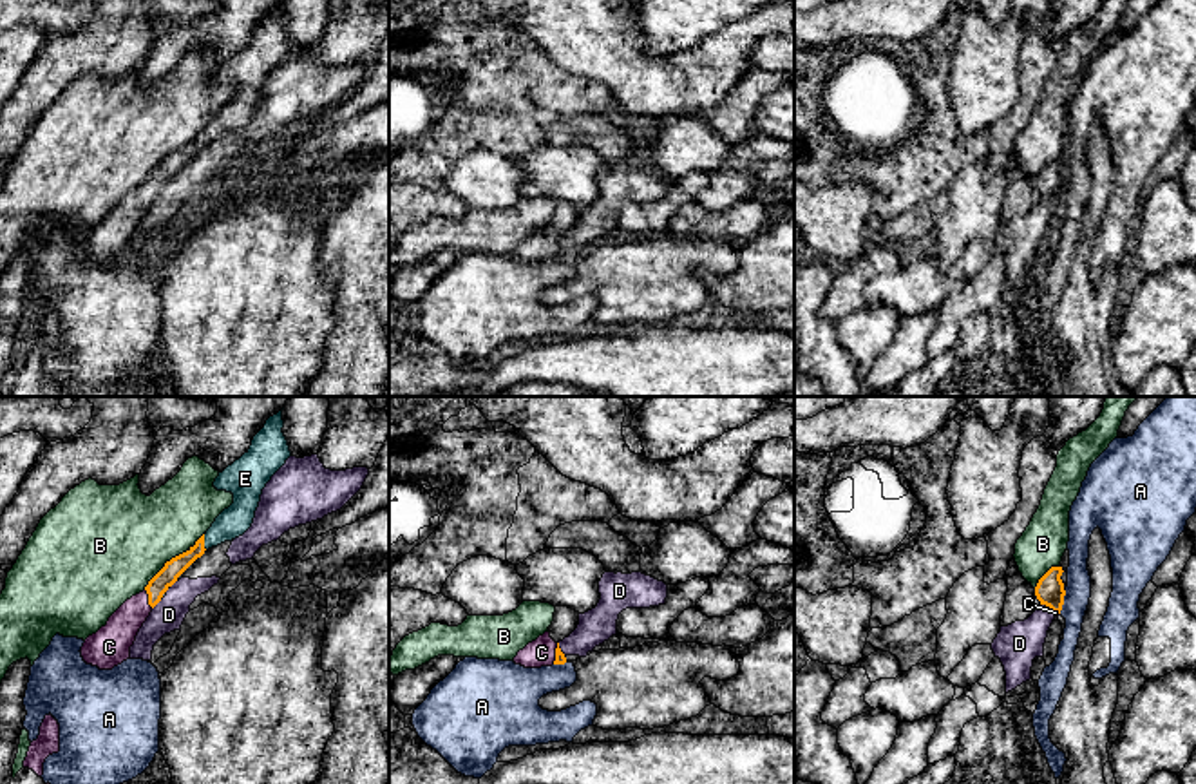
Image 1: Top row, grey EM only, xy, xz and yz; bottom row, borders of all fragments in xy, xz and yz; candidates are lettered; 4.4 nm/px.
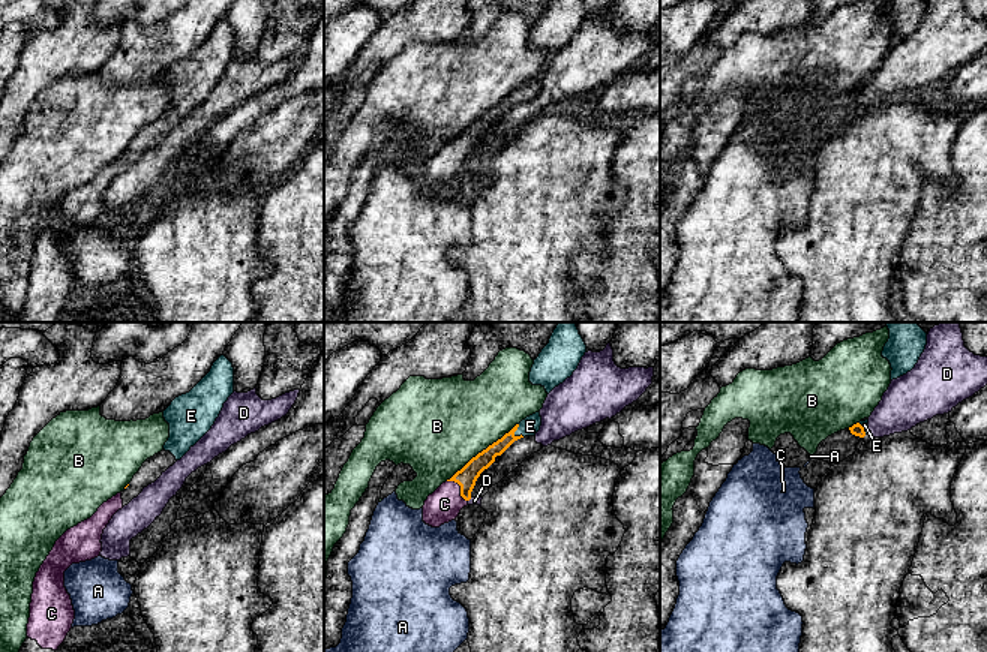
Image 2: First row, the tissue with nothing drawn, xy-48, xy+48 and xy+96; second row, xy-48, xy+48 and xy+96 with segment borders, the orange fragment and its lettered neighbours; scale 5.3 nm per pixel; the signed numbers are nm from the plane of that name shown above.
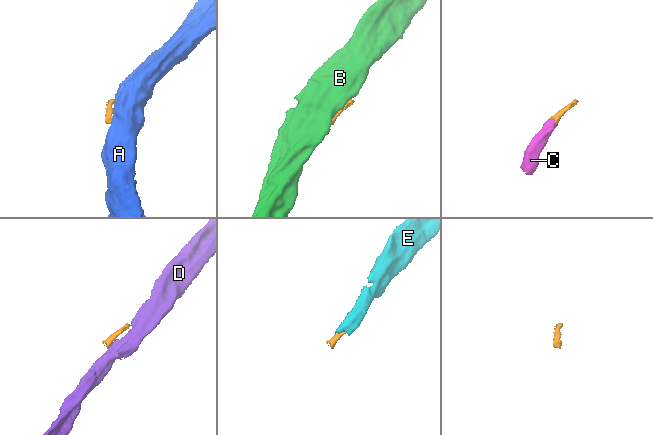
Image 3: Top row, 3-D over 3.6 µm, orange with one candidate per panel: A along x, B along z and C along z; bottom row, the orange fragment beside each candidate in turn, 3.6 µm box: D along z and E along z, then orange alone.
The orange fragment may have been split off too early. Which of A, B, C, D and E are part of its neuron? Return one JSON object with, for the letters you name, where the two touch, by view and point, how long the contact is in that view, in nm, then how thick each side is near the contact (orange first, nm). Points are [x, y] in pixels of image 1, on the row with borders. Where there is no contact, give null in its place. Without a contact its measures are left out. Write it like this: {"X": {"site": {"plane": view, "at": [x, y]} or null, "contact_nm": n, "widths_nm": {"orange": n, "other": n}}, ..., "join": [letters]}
{"C": {"site": {"plane": "xy", "at": [149, 598]}, "contact_nm": 90, "widths_nm": {"orange": 90, "other": 160}}, "E": {"site": {"plane": "xy", "at": [203, 542]}, "contact_nm": 70, "widths_nm": {"orange": 90, "other": 140}}, "join": ["C", "E"]}

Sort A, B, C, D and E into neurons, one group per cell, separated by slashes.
A / B / C E / D

